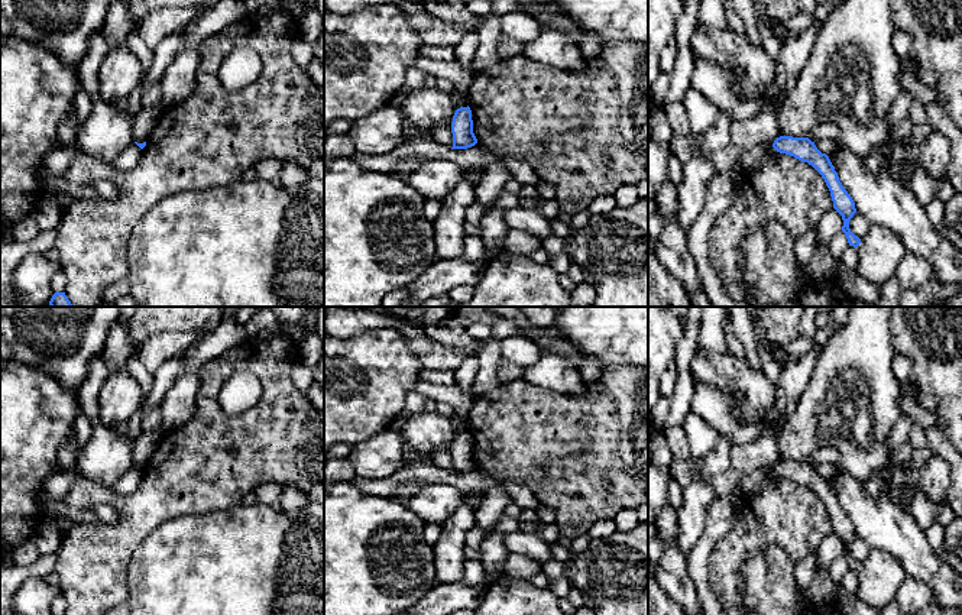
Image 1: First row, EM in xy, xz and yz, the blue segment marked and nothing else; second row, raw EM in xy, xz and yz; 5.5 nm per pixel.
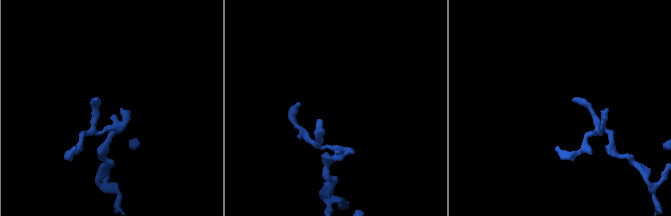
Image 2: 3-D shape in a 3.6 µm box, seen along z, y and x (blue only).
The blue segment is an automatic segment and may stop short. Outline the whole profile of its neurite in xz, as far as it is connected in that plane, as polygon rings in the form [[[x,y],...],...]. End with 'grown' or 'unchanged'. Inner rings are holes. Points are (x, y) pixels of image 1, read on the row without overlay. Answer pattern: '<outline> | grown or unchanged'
[[[460,431],[456,434],[451,446],[453,472],[467,473],[477,467],[473,457],[473,444],[470,431]]] | unchanged

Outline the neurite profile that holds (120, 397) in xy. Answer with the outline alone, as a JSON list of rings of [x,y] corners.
[[[127,370],[110,372],[98,394],[100,421],[108,430],[127,425],[142,402],[140,383]]]

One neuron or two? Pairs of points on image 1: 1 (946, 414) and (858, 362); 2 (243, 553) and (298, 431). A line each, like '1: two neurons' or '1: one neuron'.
1: two neurons
2: two neurons

